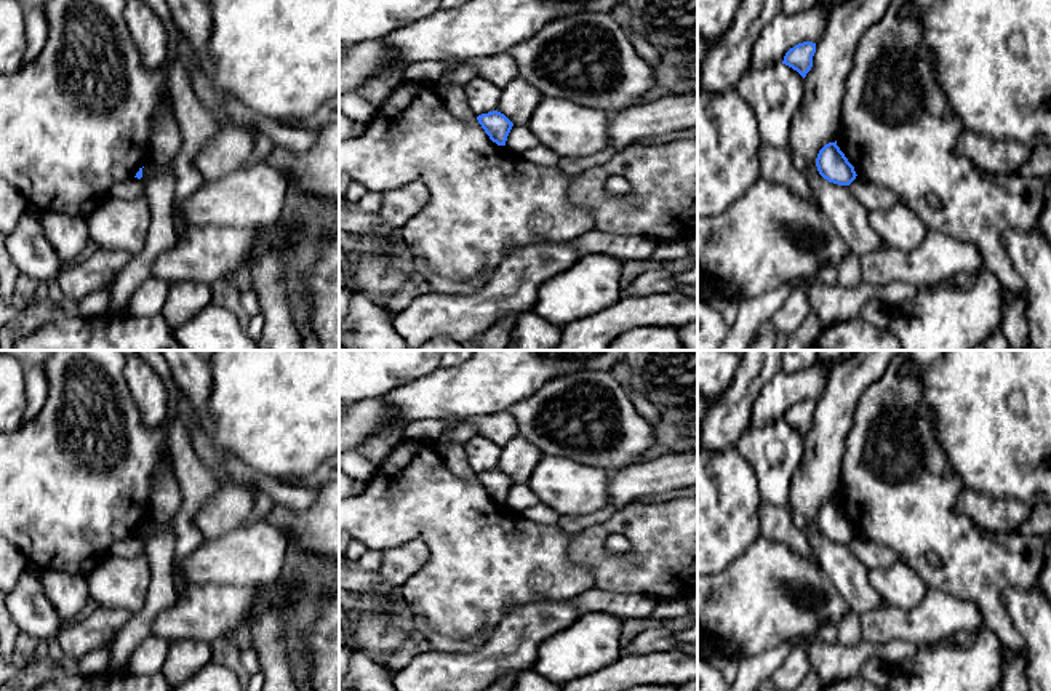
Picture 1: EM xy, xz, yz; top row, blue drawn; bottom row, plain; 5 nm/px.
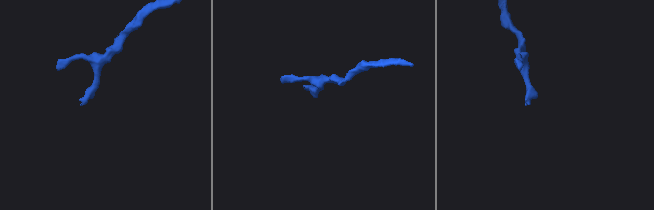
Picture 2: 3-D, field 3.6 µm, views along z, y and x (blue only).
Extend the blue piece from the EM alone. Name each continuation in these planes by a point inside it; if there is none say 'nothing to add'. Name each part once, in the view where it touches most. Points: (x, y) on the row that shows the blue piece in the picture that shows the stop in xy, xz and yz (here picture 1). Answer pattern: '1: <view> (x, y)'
nothing to add

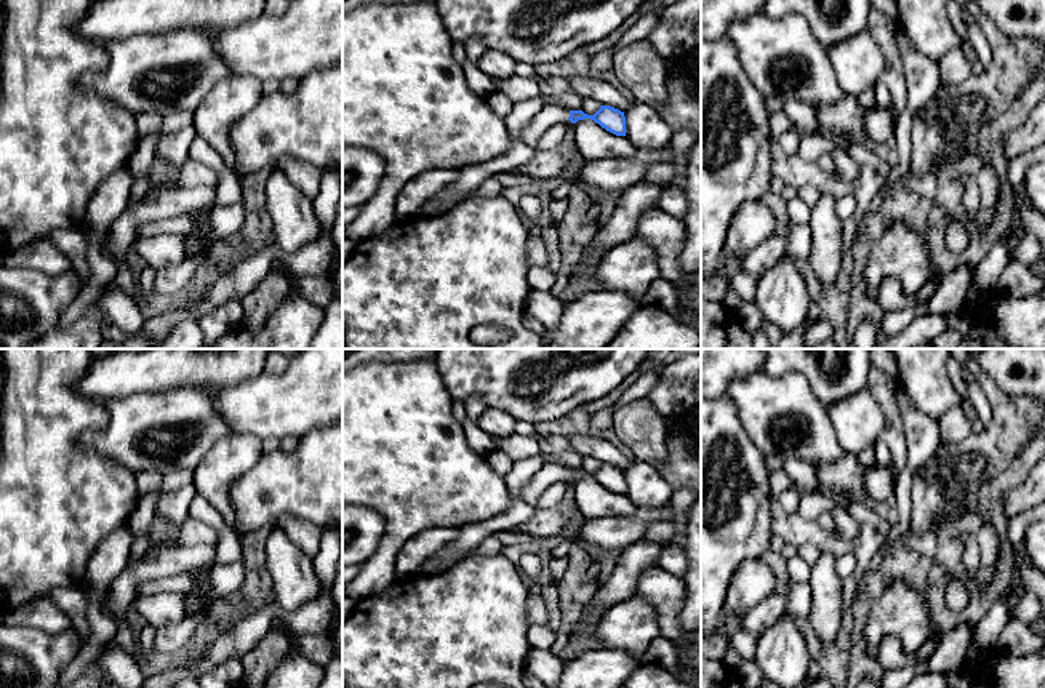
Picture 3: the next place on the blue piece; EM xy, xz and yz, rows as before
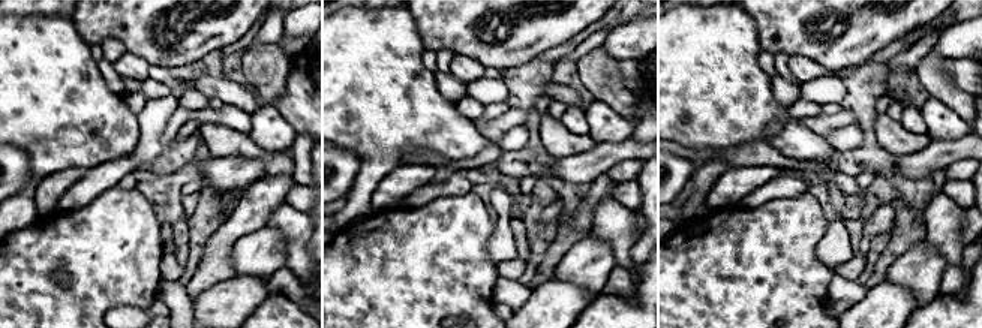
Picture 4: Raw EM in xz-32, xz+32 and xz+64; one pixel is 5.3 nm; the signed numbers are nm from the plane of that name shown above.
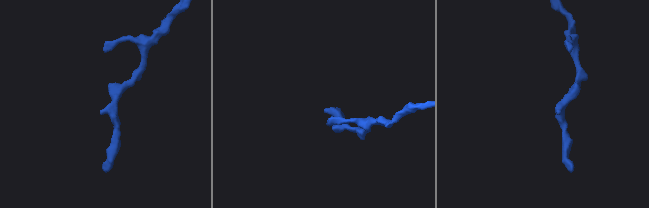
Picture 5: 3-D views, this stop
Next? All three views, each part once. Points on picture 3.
1: xz (551, 116)

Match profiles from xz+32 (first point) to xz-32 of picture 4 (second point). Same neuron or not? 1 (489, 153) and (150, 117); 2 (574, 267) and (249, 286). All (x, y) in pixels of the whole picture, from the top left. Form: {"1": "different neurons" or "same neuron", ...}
{"1": "same neuron", "2": "different neurons"}

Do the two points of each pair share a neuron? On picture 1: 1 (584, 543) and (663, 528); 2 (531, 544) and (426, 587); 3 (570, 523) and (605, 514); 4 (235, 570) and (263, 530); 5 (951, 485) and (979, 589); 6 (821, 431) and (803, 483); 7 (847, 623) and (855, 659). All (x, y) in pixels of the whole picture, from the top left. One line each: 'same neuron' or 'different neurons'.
1: same neuron
2: same neuron
3: same neuron
4: same neuron
5: same neuron
6: same neuron
7: different neurons

